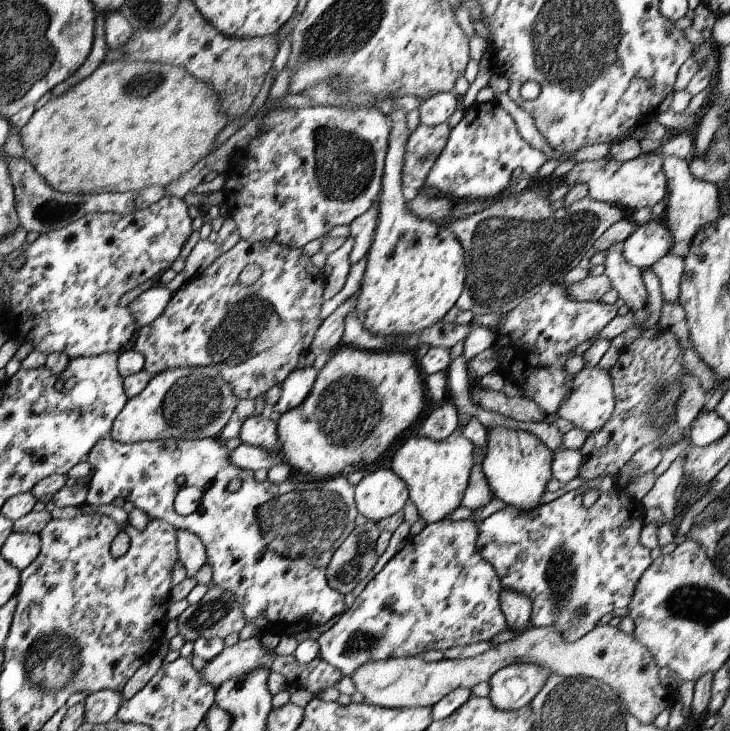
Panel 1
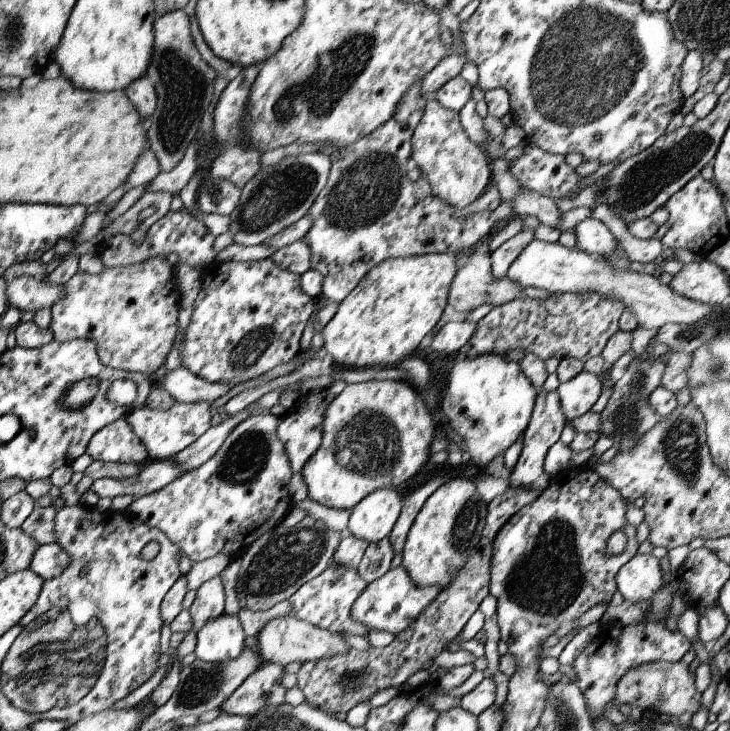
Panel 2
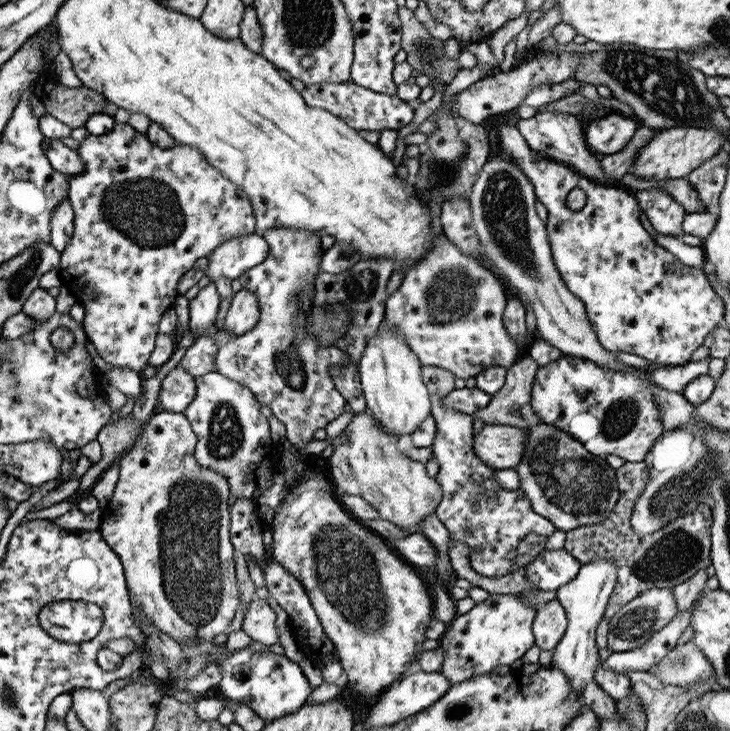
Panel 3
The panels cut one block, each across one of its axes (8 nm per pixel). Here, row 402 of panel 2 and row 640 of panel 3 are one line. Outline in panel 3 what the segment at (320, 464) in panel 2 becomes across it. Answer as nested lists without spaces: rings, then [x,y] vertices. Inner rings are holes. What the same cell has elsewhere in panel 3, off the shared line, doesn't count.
[[[306,469],[279,504],[269,526],[274,535],[272,556],[304,587],[326,636],[334,643],[335,656],[346,673],[347,688],[362,702],[376,702],[380,694],[400,680],[412,661],[416,661],[424,651],[425,632],[434,618],[432,598],[411,564],[388,546],[385,538],[354,518],[337,500],[338,492],[328,472]]]

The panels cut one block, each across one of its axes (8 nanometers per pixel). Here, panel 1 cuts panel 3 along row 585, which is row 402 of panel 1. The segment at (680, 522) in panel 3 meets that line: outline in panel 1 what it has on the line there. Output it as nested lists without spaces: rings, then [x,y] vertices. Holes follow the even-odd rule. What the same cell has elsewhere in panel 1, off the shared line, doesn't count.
[[[652,331],[622,347],[619,352],[618,361],[609,370],[615,398],[614,412],[610,420],[598,432],[592,432],[580,448],[582,466],[578,474],[584,480],[608,475],[615,477],[637,450],[673,431],[674,406],[682,396],[680,378],[689,374],[682,366],[682,348],[672,332]]]

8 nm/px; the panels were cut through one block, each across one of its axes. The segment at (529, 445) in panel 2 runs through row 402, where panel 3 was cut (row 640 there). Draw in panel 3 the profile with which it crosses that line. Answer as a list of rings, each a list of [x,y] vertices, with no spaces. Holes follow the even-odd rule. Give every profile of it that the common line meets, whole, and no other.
[[[558,598],[537,609],[533,622],[535,645],[541,650],[553,650],[567,629],[567,616]]]

